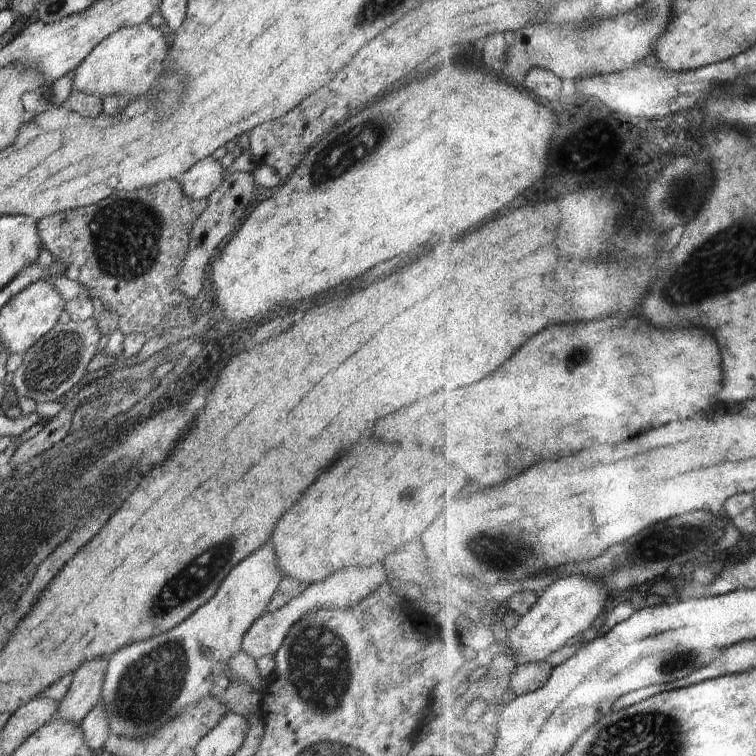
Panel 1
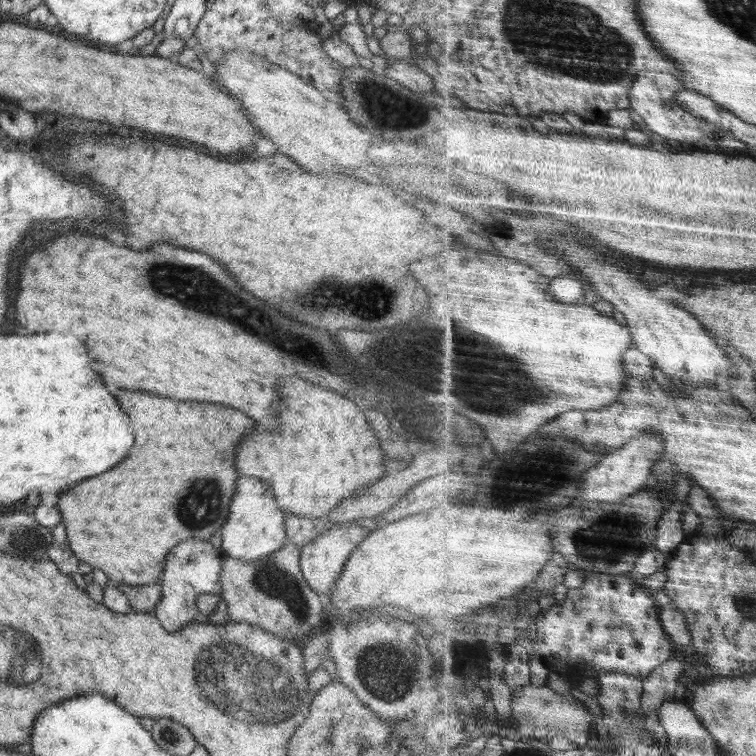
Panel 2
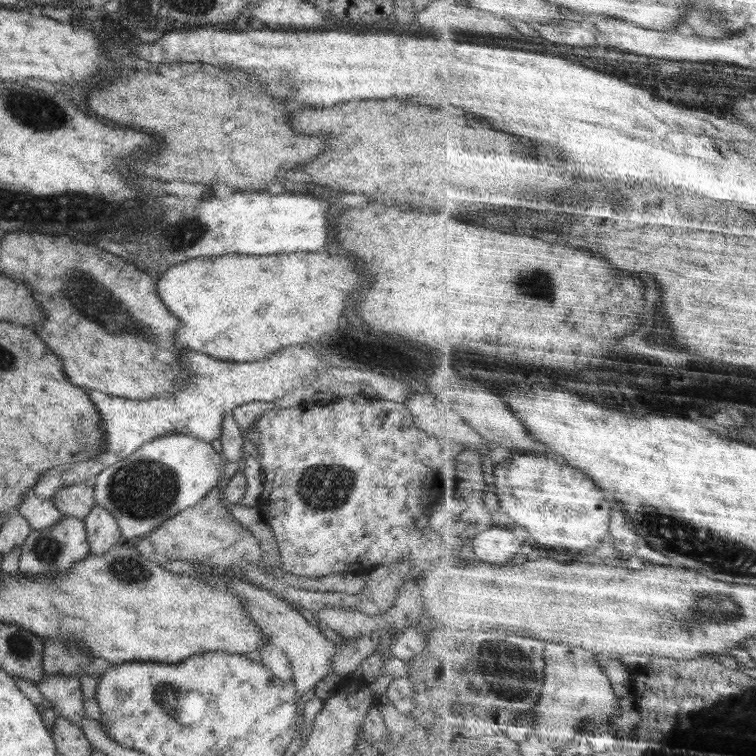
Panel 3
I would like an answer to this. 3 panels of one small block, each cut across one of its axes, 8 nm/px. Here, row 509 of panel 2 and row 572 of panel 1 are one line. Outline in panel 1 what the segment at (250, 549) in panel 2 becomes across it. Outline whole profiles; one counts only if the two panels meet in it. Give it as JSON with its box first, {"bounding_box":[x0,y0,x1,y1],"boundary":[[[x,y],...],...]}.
{"bounding_box":[101,544,282,738],"boundary":[[[274,544],[258,548],[241,560],[220,583],[216,594],[182,624],[116,652],[106,669],[101,700],[114,736],[144,738],[174,720],[186,706],[204,700],[218,688],[214,678],[242,648],[244,634],[265,613],[282,580]]]}

